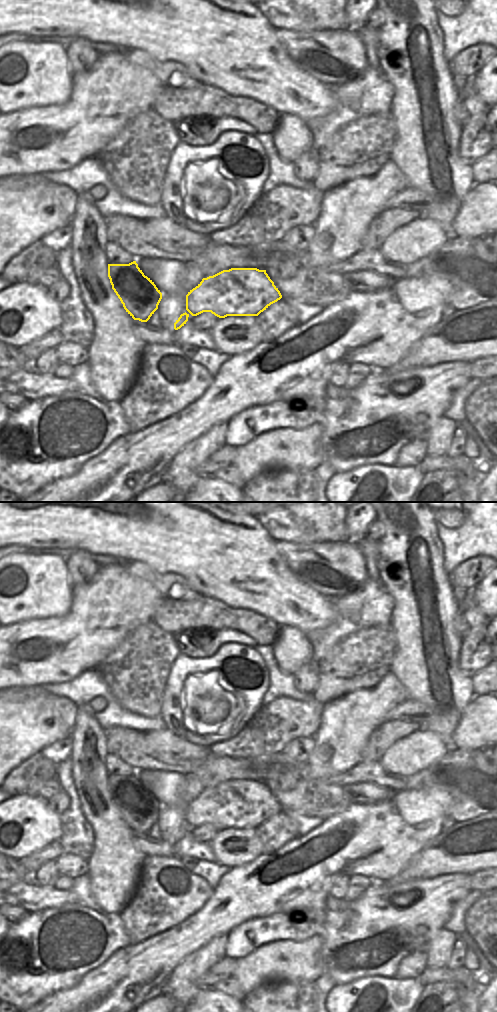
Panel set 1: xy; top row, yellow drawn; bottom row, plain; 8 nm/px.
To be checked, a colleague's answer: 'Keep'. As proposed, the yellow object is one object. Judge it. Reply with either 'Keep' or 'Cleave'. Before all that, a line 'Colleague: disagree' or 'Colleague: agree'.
Colleague: disagree
Cleave.

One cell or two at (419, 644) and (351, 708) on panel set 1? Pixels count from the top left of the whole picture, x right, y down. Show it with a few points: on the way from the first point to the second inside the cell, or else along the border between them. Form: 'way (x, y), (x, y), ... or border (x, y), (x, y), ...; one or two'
border (390, 671), (405, 690); two

